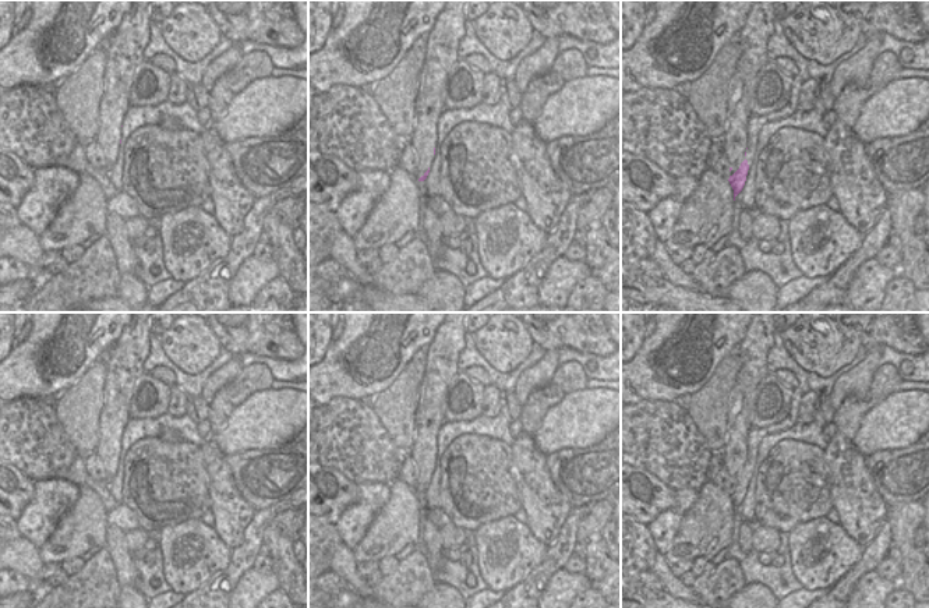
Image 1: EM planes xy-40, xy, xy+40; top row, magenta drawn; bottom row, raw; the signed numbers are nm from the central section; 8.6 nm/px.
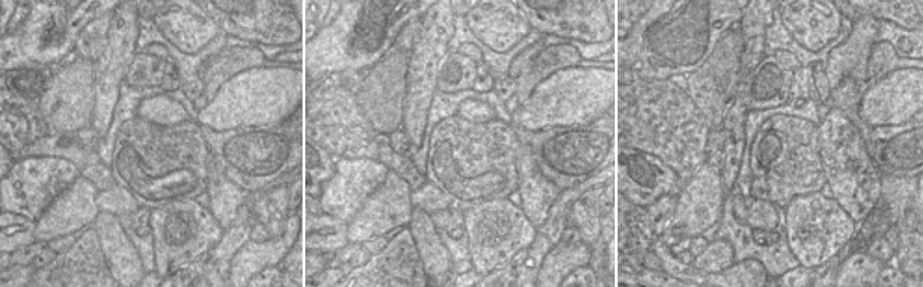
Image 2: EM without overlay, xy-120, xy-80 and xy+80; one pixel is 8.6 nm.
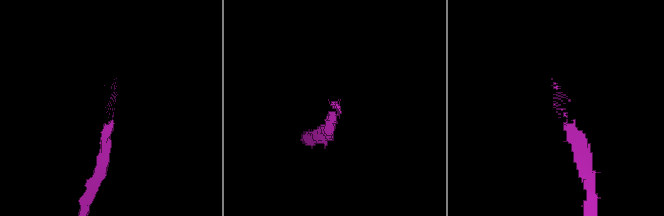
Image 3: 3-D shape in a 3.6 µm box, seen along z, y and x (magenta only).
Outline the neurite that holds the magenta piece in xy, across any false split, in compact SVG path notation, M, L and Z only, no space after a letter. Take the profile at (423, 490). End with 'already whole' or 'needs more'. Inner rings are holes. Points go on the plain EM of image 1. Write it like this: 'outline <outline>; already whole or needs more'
outline M445 312L434 339L427 346L427 364L418 385L416 436L407 455L417 466L416 492L424 494L435 467L438 431L445 423L444 399L451 381L459 374L458 357L464 349L463 318L466 312Z; needs more

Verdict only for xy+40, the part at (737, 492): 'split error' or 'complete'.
split error

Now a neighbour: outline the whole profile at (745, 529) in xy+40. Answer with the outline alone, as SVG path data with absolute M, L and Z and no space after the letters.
M741 505L735 509L735 513L741 516L739 547L742 551L750 551L752 549L752 531L753 531L756 522L748 523L742 519Z

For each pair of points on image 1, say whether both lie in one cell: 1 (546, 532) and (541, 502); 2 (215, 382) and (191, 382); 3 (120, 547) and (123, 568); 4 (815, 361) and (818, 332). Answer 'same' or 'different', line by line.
1: same
2: different
3: same
4: same

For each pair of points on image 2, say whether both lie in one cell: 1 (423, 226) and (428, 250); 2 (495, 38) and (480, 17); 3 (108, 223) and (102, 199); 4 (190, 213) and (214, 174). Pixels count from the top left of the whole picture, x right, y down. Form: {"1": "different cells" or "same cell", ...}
{"1": "same cell", "2": "same cell", "3": "different cells", "4": "different cells"}

